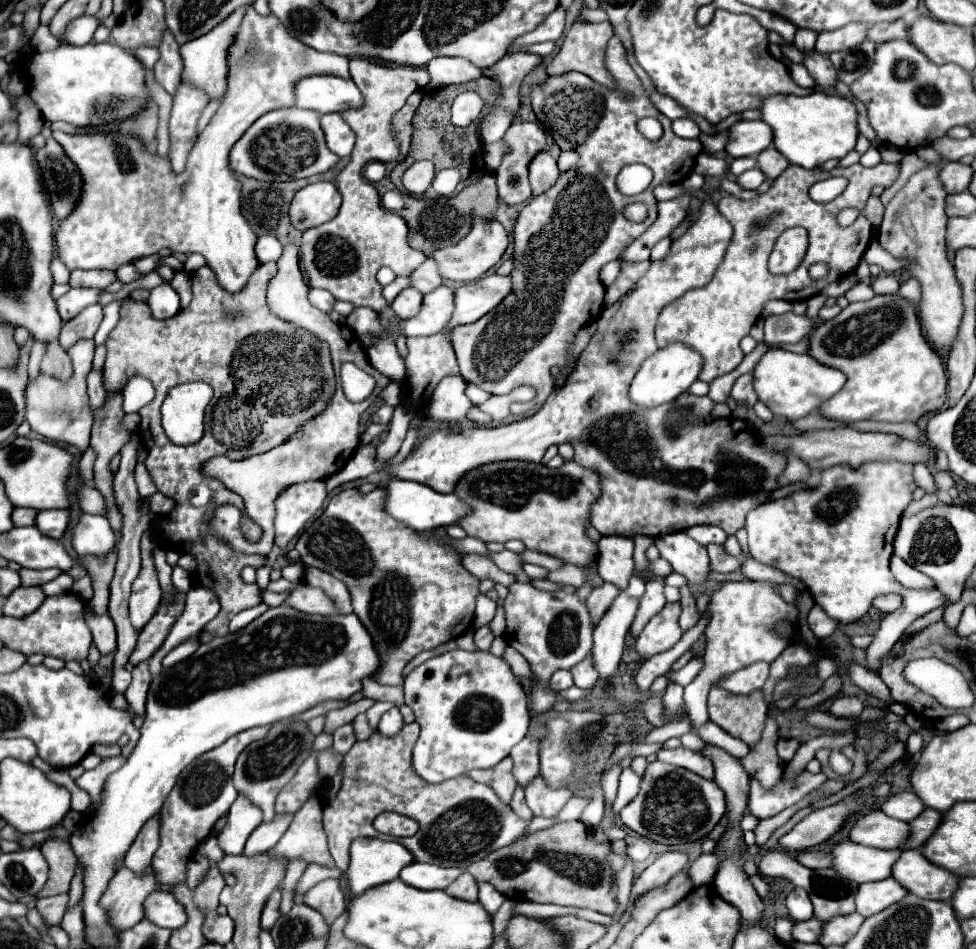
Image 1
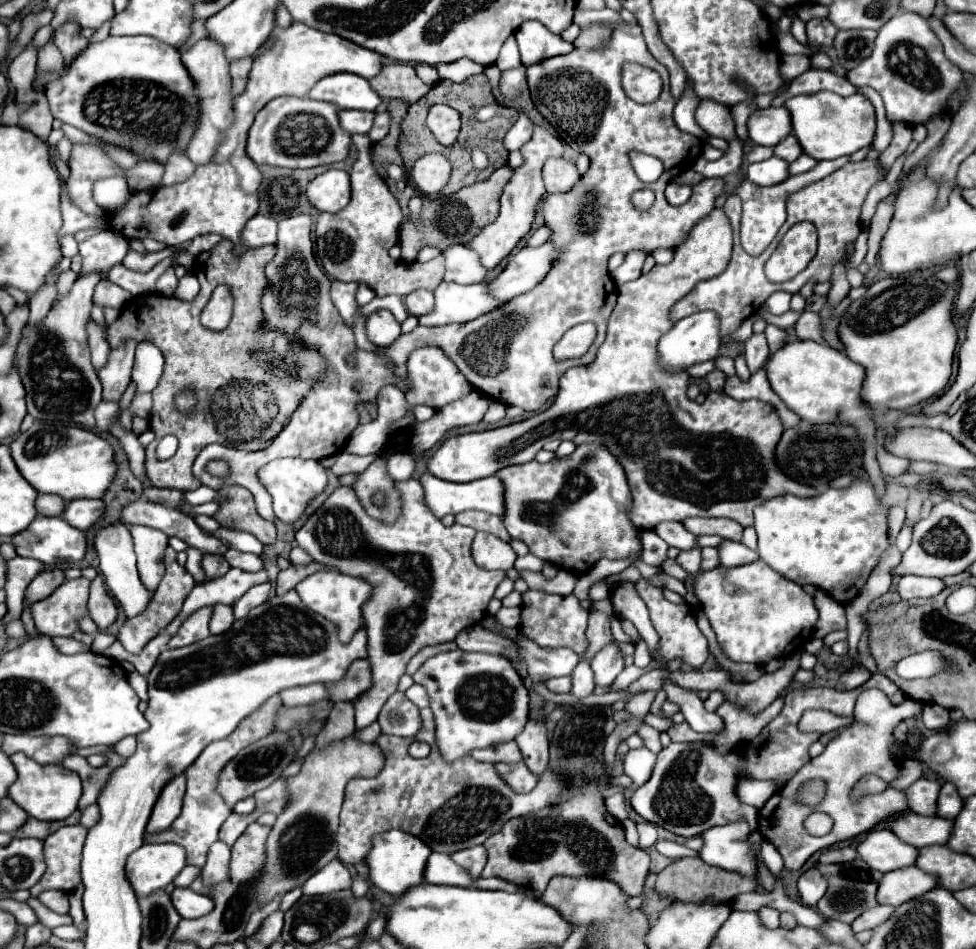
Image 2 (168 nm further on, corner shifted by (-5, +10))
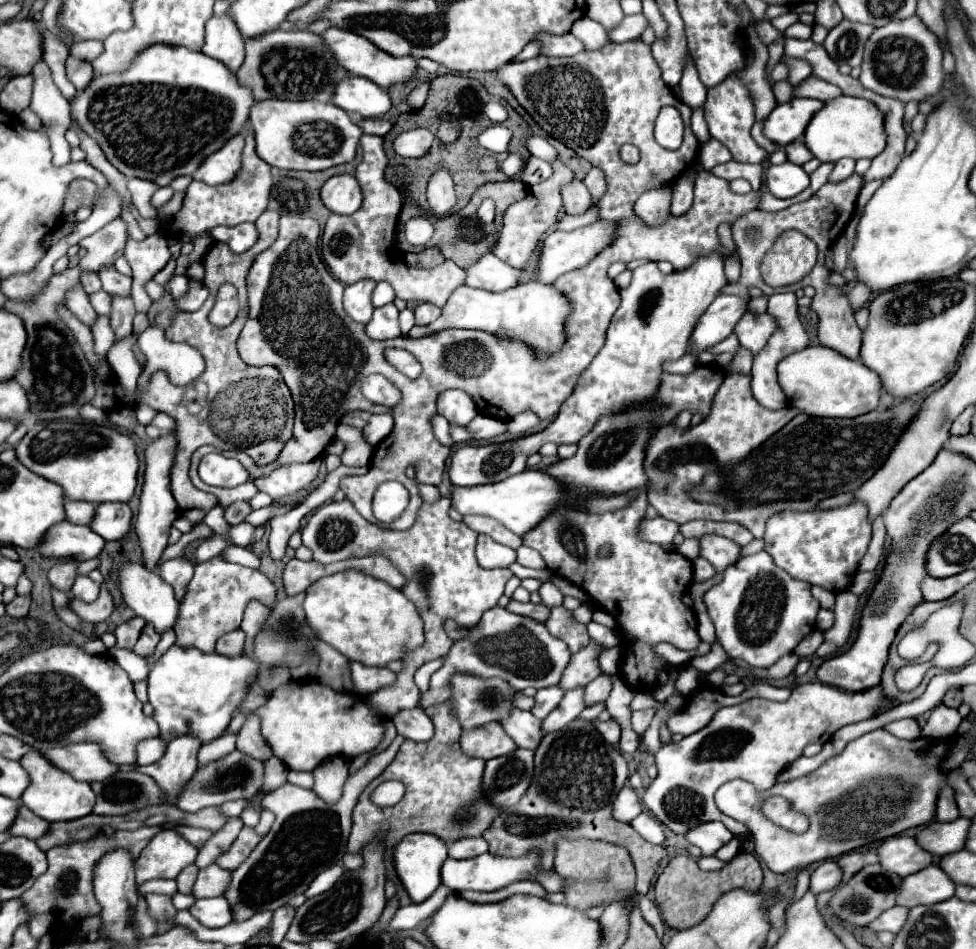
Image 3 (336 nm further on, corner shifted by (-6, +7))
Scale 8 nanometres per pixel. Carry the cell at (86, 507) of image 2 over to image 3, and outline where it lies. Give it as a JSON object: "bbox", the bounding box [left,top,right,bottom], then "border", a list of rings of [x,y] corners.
{"bbox":[90,503,132,541],"border":[[[102,503],[96,507],[96,515],[90,529],[106,537],[106,541],[124,539],[132,525],[132,509],[128,503]]]}

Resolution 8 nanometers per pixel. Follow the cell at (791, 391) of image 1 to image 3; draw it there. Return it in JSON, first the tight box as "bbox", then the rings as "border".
{"bbox":[778,345,882,417],"border":[[[824,345],[806,347],[804,351],[792,353],[782,359],[778,365],[778,383],[782,385],[792,405],[812,417],[864,415],[878,407],[882,393],[880,377],[872,369]]]}

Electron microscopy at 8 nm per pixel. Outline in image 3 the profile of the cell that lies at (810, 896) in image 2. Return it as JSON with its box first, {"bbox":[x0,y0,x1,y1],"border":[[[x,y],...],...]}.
{"bbox":[810,861,842,895],"border":[[[824,861],[812,873],[810,889],[814,891],[814,895],[818,895],[822,891],[834,889],[840,881],[842,881],[842,869],[840,869],[840,865],[836,861]]]}

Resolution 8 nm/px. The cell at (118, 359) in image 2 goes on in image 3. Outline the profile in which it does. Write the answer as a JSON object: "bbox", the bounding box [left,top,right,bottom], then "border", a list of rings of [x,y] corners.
{"bbox":[110,297,136,341],"border":[[[112,297],[112,313],[110,313],[110,323],[116,333],[116,341],[132,333],[132,319],[136,315],[134,301],[132,297]]]}

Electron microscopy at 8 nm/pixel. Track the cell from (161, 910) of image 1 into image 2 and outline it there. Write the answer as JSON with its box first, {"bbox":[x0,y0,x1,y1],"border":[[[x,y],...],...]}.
{"bbox":[171,888,213,918],"border":[[[175,888],[171,892],[171,902],[181,918],[201,918],[213,910],[213,900],[193,892],[191,888]]]}

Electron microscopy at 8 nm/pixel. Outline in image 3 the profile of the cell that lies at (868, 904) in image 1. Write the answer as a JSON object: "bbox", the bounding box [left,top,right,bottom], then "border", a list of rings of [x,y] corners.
{"bbox":[896,865,956,907],"border":[[[928,865],[920,873],[904,877],[896,903],[902,907],[934,905],[950,899],[954,891],[956,883],[944,871],[938,865]]]}

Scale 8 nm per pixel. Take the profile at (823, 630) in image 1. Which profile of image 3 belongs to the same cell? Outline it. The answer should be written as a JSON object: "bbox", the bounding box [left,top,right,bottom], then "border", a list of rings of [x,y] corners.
{"bbox":[704,551,820,669],"border":[[[766,551],[742,557],[730,565],[722,583],[704,595],[704,603],[726,653],[758,669],[768,669],[780,657],[792,653],[804,635],[814,631],[820,609],[820,603],[810,593],[810,585],[784,573]]]}

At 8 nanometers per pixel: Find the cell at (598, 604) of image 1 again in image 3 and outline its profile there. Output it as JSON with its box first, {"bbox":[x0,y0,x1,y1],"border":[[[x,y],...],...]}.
{"bbox":[558,641,604,691],"border":[[[590,641],[590,645],[586,649],[582,649],[580,653],[574,653],[570,657],[568,669],[564,669],[564,677],[558,683],[560,689],[568,691],[568,689],[576,689],[576,687],[586,687],[590,681],[594,681],[602,673],[600,665],[598,665],[600,649],[604,649],[604,647]]]}

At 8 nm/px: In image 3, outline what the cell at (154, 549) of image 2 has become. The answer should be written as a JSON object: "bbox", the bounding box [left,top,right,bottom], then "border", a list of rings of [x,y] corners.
{"bbox":[134,433,178,571],"border":[[[174,433],[168,435],[160,435],[158,439],[150,441],[146,447],[146,471],[144,471],[144,487],[142,487],[142,497],[140,497],[140,513],[138,519],[134,523],[134,529],[140,537],[140,545],[142,545],[142,553],[144,553],[144,563],[146,567],[152,571],[156,569],[156,563],[162,555],[162,551],[168,545],[168,535],[170,535],[170,527],[174,523],[174,519],[178,517],[178,505],[176,499],[172,497],[172,491],[168,489],[170,485],[170,471],[174,465],[174,457],[176,457],[176,447],[178,447],[178,439]]]}

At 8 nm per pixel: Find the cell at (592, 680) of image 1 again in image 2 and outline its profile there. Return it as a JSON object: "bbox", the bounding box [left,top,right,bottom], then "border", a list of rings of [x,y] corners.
{"bbox":[571,662,595,698],"border":[[[579,662],[577,668],[573,670],[573,688],[571,688],[571,694],[577,696],[577,698],[583,698],[583,696],[589,696],[595,688],[595,678],[591,674],[591,666],[589,662]]]}

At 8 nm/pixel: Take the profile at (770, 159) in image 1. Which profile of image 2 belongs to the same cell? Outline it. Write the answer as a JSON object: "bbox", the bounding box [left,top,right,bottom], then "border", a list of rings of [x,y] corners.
{"bbox":[773,134,803,162],"border":[[[793,134],[783,138],[773,150],[775,150],[775,156],[783,158],[785,162],[793,162],[803,154],[803,150],[801,150],[801,146],[799,146],[799,142],[797,142],[797,138]]]}

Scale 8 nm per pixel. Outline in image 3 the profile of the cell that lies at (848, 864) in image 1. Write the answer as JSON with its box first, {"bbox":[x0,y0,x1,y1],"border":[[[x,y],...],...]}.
{"bbox":[878,835,934,877],"border":[[[894,835],[884,839],[878,847],[878,857],[884,869],[900,877],[918,873],[934,861],[934,857],[928,851],[920,849],[920,845],[916,845],[916,839],[908,835]]]}

